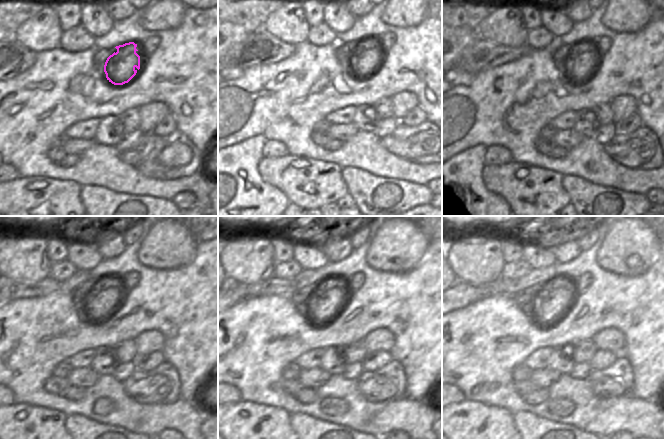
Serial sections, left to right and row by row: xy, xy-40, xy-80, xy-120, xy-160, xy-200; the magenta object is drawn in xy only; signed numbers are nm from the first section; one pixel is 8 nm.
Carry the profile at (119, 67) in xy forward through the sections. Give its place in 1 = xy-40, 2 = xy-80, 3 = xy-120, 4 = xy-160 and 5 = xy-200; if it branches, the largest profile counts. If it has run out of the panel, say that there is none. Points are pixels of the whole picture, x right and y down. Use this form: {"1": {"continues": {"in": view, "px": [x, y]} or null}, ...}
{"1": {"continues": {"in": "xy-40", "px": [344, 75]}}, "2": {"continues": {"in": "xy-80", "px": [552, 67]}}, "3": {"continues": {"in": "xy-120", "px": [106, 295]}}, "4": {"continues": {"in": "xy-160", "px": [328, 298]}}, "5": {"continues": {"in": "xy-200", "px": [553, 298]}}}

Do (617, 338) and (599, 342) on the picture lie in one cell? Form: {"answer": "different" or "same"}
{"answer": "same"}

